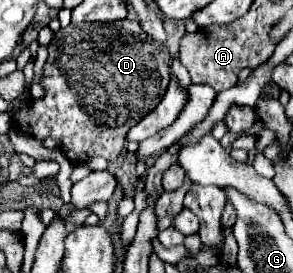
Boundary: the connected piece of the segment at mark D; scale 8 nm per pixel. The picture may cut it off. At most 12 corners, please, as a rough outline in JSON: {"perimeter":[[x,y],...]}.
{"perimeter":[[138,22],[60,28],[16,126],[116,160],[170,82]]}

